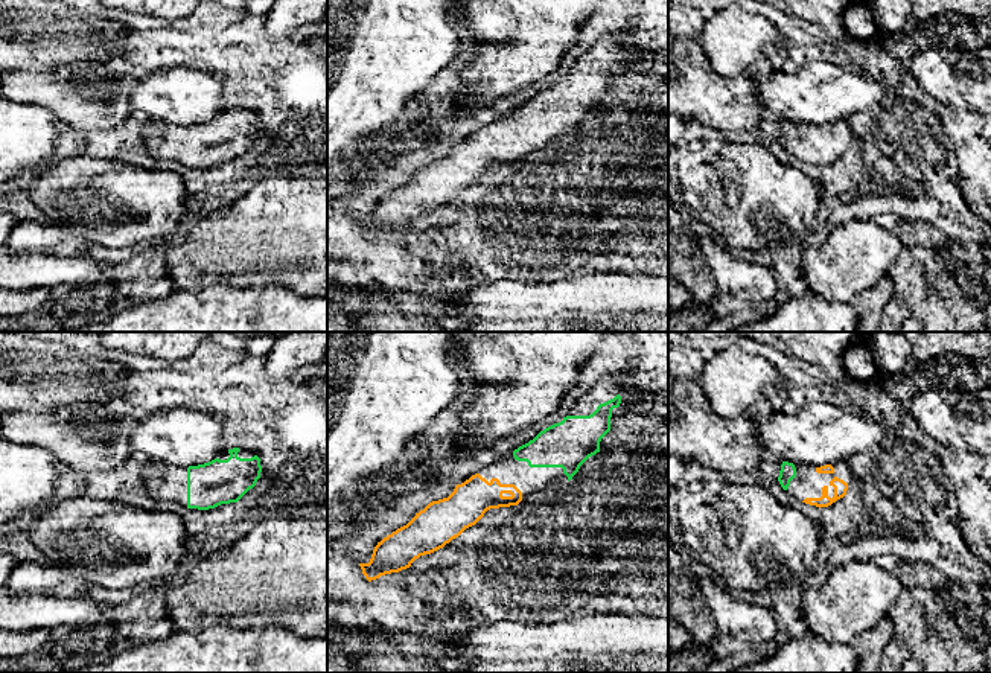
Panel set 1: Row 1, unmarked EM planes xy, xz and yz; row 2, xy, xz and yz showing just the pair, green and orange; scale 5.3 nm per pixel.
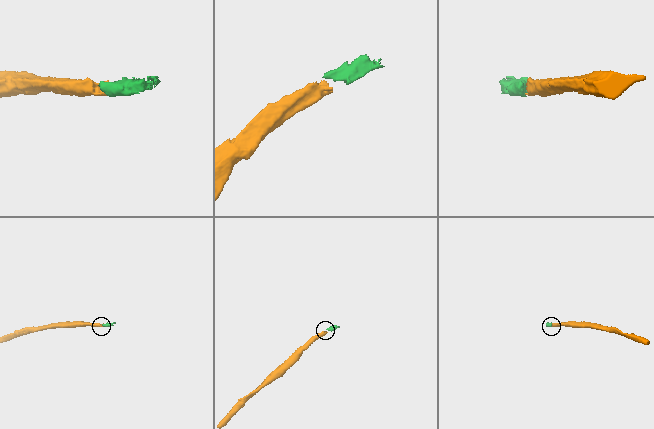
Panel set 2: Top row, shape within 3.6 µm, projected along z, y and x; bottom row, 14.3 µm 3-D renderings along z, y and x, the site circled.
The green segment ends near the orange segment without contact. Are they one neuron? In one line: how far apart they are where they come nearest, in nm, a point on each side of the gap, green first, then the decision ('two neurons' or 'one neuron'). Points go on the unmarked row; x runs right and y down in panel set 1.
gap 110 nm; span yz (787, 146), (802, 160); one neuron

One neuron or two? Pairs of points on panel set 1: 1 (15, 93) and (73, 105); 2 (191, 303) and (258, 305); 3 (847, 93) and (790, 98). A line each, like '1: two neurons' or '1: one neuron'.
1: one neuron
2: one neuron
3: one neuron

